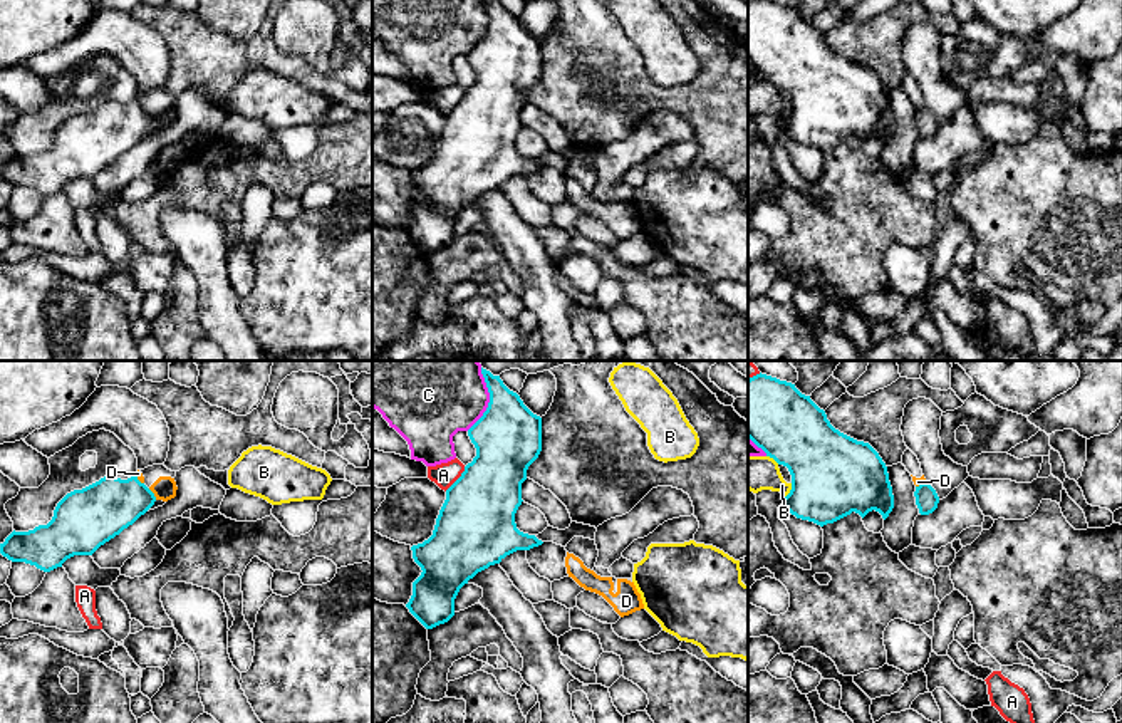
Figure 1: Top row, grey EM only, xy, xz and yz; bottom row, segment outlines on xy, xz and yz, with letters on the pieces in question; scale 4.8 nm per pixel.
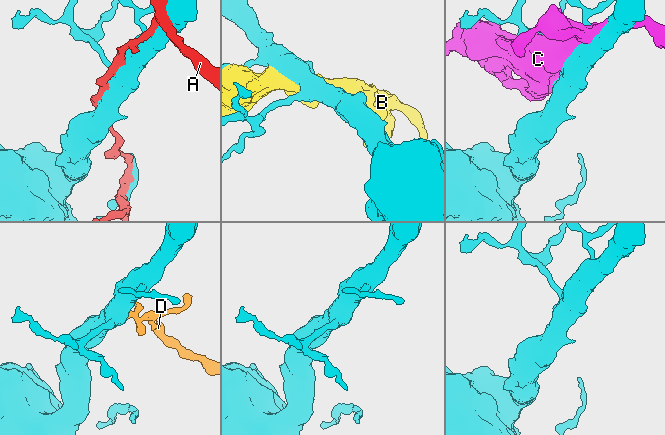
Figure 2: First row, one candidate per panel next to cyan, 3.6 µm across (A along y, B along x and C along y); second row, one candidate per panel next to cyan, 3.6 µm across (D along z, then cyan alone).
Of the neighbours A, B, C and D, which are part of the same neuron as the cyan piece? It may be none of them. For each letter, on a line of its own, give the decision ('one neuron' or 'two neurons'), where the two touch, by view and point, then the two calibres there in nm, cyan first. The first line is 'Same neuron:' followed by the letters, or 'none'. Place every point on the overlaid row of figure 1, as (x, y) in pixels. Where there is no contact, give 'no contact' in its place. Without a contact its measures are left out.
Same neuron: D
A: two neurons; meets cyan in xz at (458, 478); 380 nm thick on the cyan side, 110 nm on the other
B: two neurons; meets cyan in yz at (790, 490); 400 nm thick on the cyan side, 170 nm on the other
C: two neurons; meets cyan in xz at (490, 400); 320 nm thick on the cyan side, 440 nm on the other
D: one neuron; meets cyan in xy at (153, 494); 280 nm thick on the cyan side, 110 nm on the other

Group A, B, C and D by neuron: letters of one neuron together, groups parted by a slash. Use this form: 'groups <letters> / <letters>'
groups A / B / C / D

